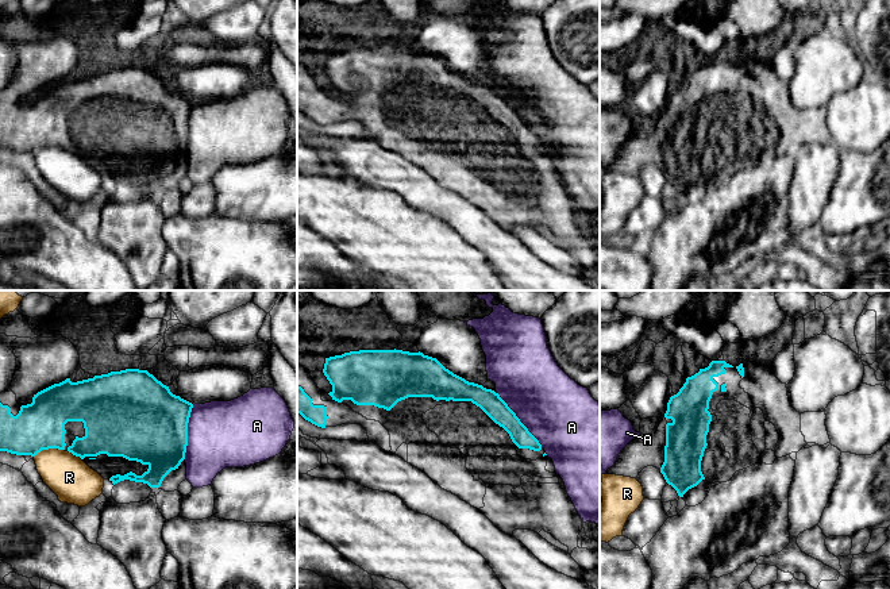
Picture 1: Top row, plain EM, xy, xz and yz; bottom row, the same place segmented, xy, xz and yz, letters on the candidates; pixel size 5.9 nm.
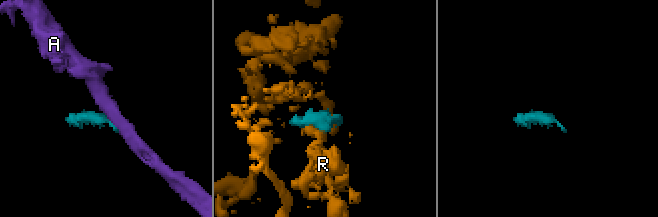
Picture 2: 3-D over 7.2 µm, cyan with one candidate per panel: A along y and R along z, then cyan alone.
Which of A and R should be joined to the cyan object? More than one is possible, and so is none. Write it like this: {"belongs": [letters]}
{"belongs": []}

